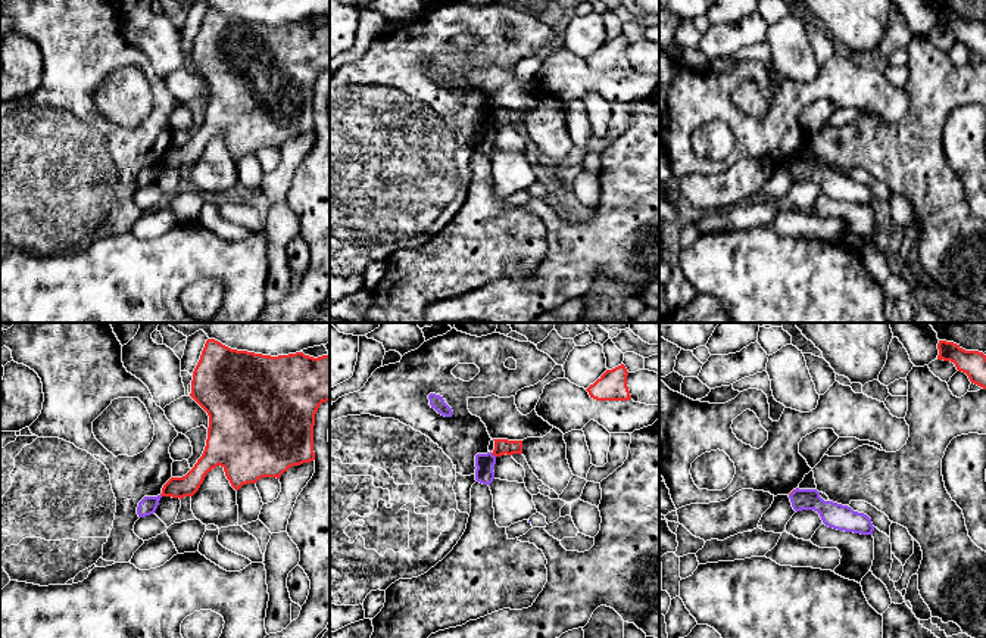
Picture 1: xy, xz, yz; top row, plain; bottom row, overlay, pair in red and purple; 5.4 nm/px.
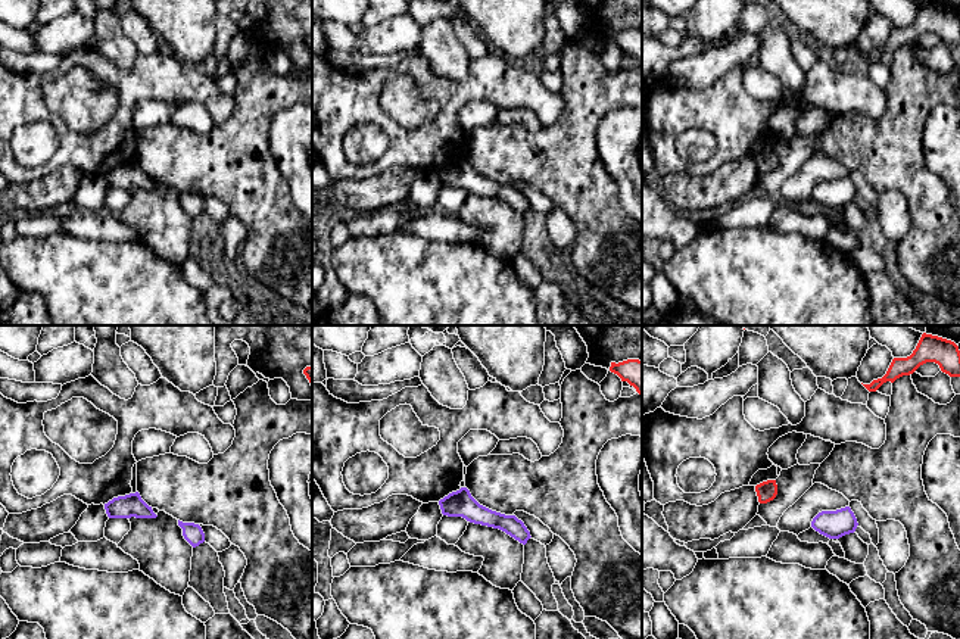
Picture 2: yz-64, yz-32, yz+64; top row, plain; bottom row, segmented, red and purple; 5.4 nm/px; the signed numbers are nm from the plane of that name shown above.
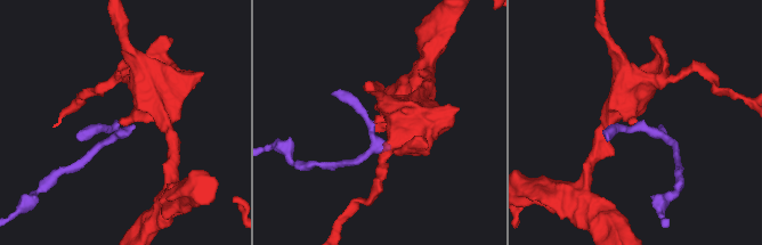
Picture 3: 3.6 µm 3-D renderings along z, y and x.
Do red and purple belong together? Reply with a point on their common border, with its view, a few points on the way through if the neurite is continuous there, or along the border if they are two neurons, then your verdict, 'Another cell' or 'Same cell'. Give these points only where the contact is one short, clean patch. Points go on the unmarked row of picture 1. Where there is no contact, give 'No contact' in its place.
Touches red at xz (493, 124). Boundary: xz (490, 123), (495, 127). Another cell

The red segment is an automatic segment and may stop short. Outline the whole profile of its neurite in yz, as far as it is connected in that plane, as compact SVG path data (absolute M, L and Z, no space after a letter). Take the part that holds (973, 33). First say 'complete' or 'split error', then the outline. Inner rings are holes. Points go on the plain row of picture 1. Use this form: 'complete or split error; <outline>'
complete; M939 10L937 29L951 31L970 52L986 59L986 25L979 21L965 21L954 12Z

